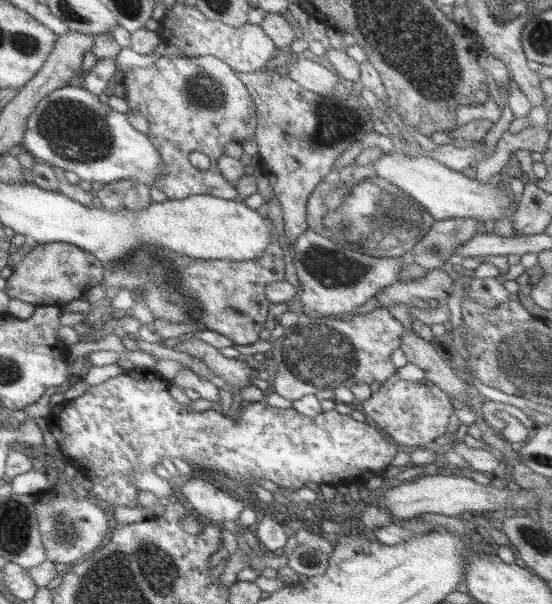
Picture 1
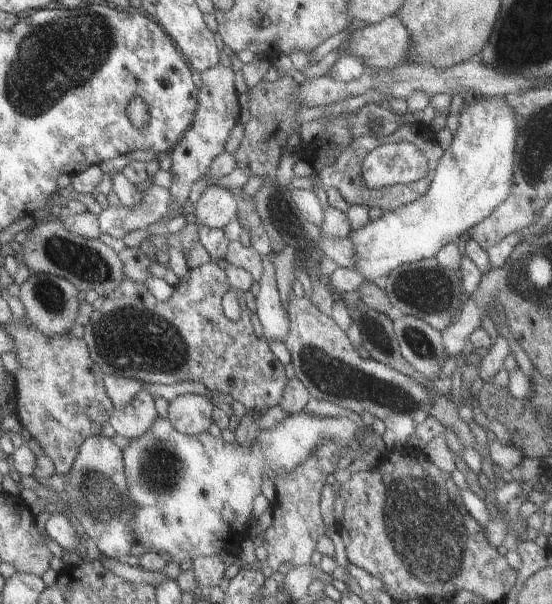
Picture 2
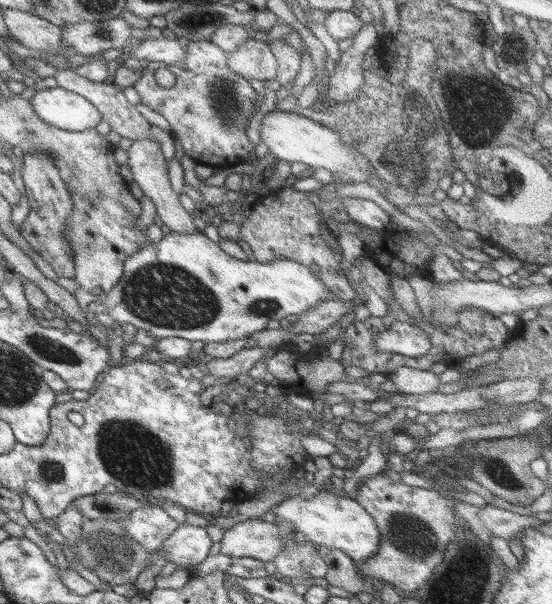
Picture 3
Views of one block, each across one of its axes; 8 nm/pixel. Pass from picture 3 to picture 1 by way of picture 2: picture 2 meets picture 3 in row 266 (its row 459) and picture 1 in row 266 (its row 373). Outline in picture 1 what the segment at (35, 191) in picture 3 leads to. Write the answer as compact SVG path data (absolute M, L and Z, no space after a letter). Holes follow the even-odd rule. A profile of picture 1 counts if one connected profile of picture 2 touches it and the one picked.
M67 243L38 245L13 268L7 279L6 294L14 300L40 306L63 307L71 300L85 297L87 292L104 279L104 268L92 254Z

